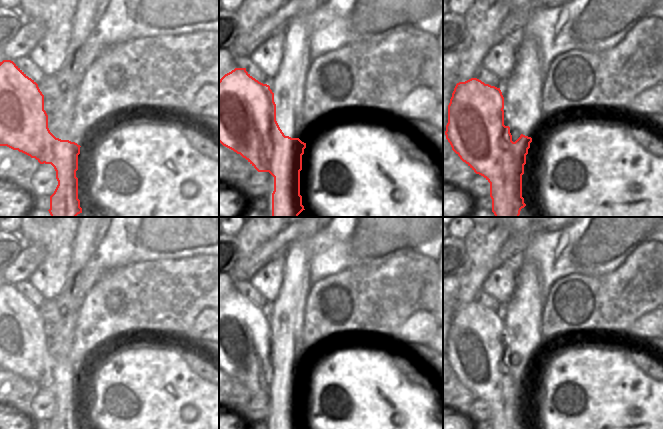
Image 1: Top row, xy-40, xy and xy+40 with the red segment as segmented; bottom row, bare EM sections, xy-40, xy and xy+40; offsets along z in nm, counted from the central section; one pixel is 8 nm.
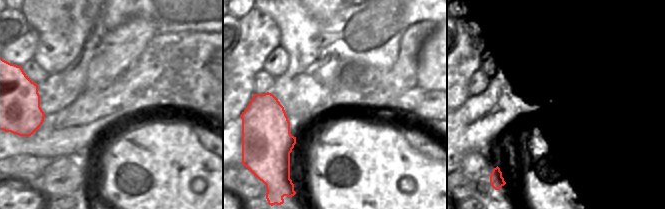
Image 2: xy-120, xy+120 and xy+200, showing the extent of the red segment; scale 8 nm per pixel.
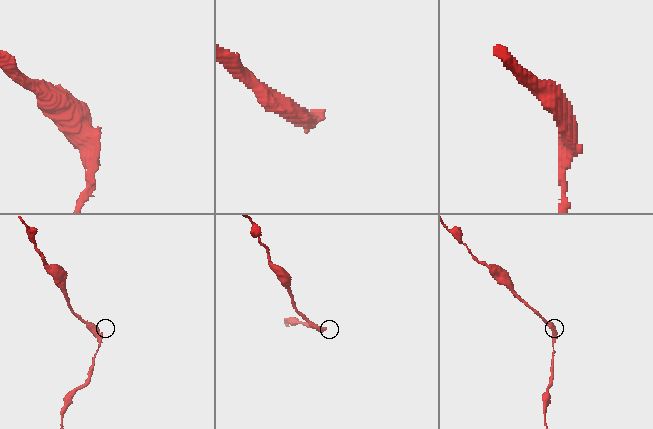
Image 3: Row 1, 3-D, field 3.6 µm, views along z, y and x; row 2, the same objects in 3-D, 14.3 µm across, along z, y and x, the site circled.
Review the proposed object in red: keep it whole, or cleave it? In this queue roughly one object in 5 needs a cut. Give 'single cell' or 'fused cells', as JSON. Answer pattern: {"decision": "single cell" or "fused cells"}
{"decision": "fused cells"}

